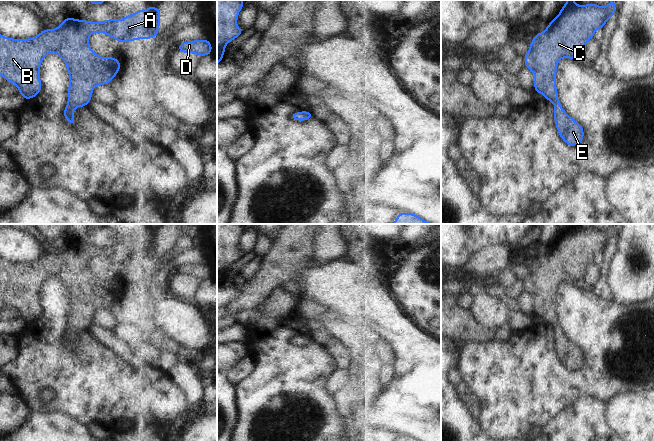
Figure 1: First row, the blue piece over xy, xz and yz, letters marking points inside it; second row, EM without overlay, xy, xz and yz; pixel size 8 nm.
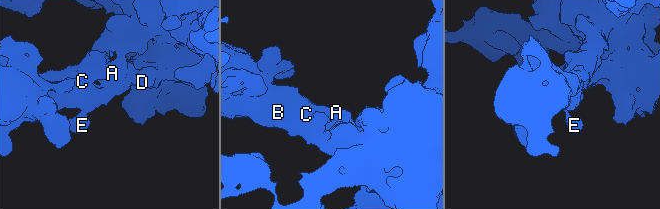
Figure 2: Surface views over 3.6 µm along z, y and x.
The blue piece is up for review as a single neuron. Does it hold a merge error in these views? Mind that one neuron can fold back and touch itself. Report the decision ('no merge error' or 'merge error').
no merge error

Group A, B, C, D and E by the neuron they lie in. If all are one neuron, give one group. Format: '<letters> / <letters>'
A B C D E

